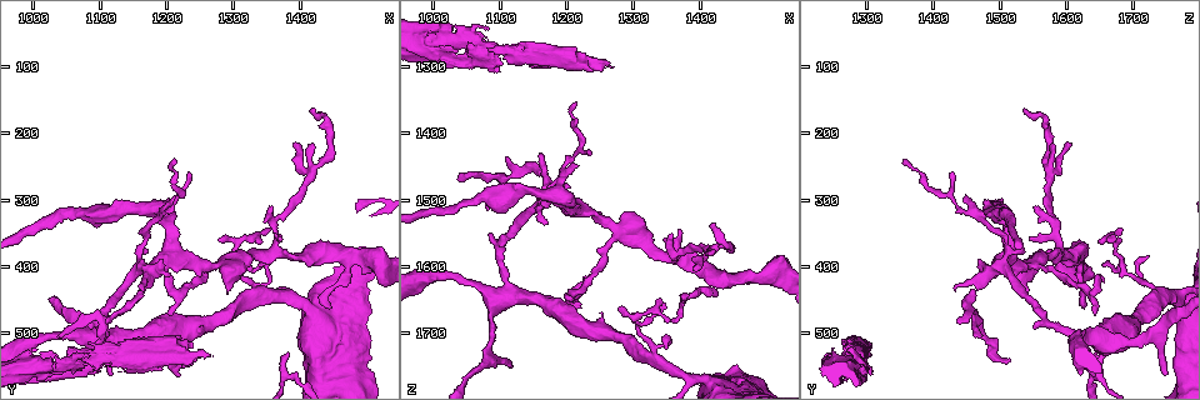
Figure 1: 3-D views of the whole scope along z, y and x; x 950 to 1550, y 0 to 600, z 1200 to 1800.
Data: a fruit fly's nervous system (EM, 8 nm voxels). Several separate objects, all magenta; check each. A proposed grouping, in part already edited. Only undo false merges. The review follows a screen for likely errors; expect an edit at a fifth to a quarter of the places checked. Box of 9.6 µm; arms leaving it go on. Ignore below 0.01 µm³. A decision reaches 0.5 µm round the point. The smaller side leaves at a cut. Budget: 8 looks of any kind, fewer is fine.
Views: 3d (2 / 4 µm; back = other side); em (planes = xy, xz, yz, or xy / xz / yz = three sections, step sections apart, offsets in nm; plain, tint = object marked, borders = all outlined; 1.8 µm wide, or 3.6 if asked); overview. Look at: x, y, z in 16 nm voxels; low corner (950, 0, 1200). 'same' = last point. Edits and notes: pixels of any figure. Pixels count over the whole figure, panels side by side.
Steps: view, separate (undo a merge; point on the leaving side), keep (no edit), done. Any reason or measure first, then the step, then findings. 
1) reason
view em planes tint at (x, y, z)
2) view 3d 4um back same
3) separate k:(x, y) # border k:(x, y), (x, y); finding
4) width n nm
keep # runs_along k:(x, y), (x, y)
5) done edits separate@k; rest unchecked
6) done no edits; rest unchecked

sudden change in width
view em planes tint at (990, 550, 1265)

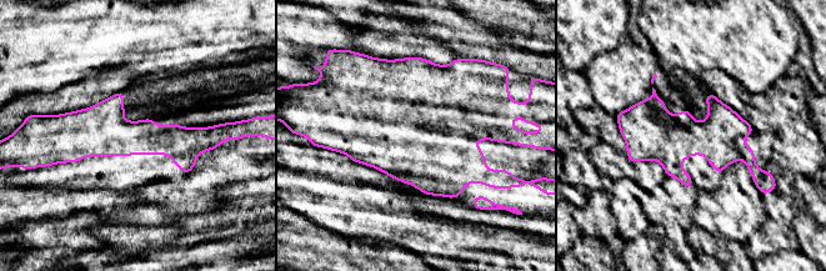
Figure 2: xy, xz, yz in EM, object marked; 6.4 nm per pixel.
separate 2:(760, 176) # two neurons meet here

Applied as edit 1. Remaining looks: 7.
redraw
view overview

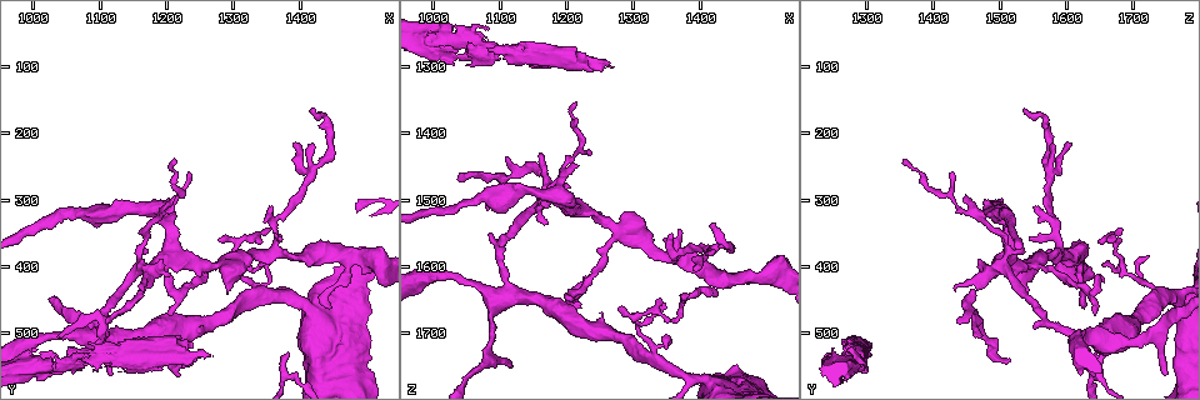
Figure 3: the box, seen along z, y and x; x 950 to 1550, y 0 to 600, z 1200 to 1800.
arms part here
view em 3.6um planes borders at (1110, 485, 1465)

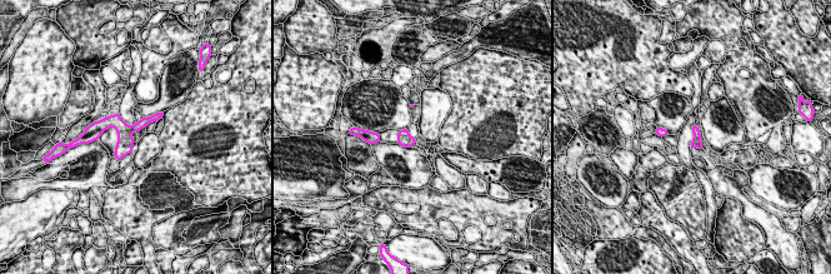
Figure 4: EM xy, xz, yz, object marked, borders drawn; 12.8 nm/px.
width 130 nm
keep # runs_along 4:(156, 116), (135, 128), (98, 129); continuous, no second neuron

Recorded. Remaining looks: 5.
four arms meet
view 3d 4um at (1110, 510, 1640)

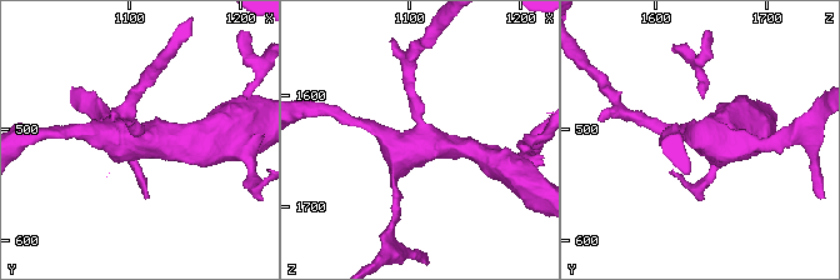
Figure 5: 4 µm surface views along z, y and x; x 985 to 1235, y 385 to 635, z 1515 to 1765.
arms 4
view em planes tint at (1114, 506, 1640)

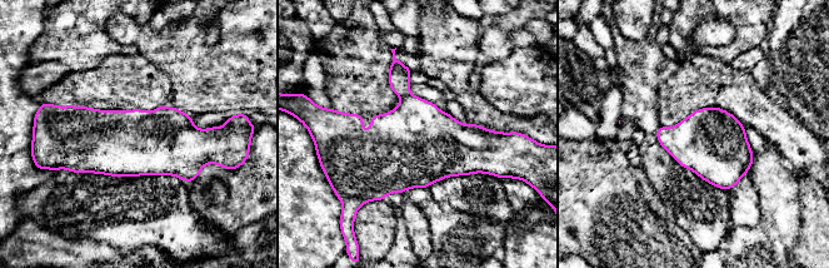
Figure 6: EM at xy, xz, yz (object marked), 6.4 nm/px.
keep # continuous, no second neuron

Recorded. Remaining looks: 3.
done edits separate@2; rest unchecked

